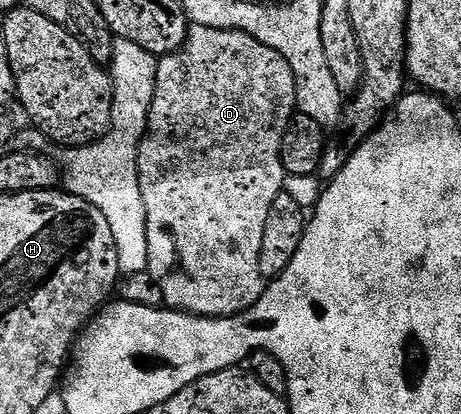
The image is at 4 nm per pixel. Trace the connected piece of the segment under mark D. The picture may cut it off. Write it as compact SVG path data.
M191 24L187 37L180 48L168 56L158 57L157 86L153 94L153 106L149 110L147 133L139 144L137 174L141 186L141 198L145 198L145 222L149 230L149 262L147 271L161 286L161 294L166 307L176 312L189 312L193 316L237 316L248 312L261 298L265 281L261 274L261 237L265 234L265 221L269 218L269 206L273 198L283 191L283 159L281 146L297 112L295 102L295 75L277 50L265 46L257 38L237 30L225 30L213 26Z

